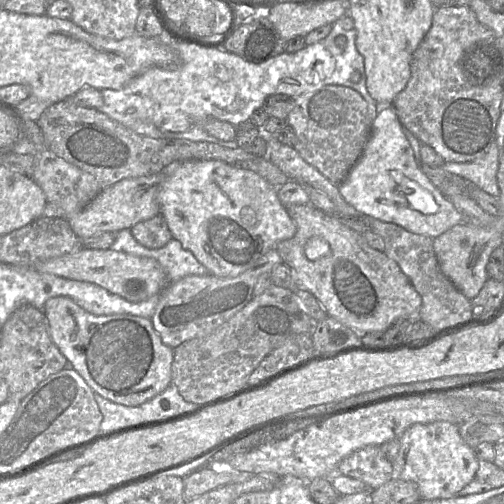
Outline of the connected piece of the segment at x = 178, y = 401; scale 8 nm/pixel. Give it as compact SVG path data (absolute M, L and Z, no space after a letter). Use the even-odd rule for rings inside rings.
M173 383L160 394L138 406L117 404L96 393L94 398L102 415L99 427L101 435L151 424L200 409L200 405L185 401Z

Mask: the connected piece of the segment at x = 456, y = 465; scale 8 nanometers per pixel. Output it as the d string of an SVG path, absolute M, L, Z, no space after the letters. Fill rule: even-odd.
M447 421L427 424L417 423L409 427L401 437L401 447L396 459L392 462L393 478L414 482L418 485L421 499L449 499L459 497L458 493L475 477L479 458L475 449L469 447L459 433L459 425Z

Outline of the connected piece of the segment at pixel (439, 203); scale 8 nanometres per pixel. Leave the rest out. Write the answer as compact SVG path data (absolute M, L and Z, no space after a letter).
M393 106L376 116L363 152L338 189L360 213L432 239L464 222L462 214L421 170Z

